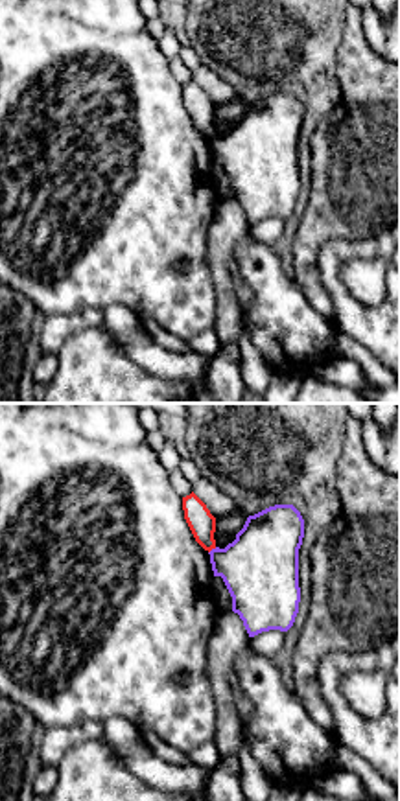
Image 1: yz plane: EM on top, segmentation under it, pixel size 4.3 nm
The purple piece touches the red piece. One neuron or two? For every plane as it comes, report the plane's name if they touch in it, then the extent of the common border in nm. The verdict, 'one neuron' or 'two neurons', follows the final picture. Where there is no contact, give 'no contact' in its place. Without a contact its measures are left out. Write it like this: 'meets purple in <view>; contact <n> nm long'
meets purple in yz; contact 50 nm long

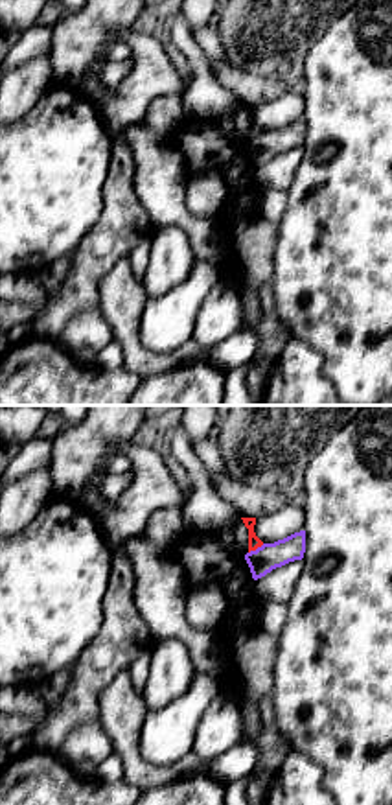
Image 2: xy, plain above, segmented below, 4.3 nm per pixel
meets purple in xy; contact 80 nm long

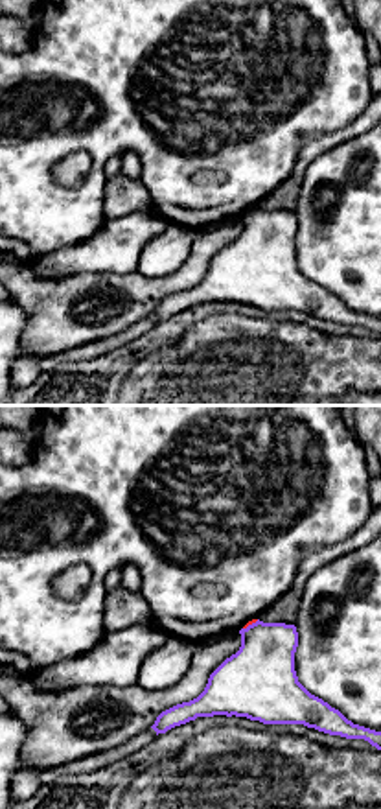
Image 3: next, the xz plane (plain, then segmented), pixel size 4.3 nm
meets purple in xz; contact 80 nm long

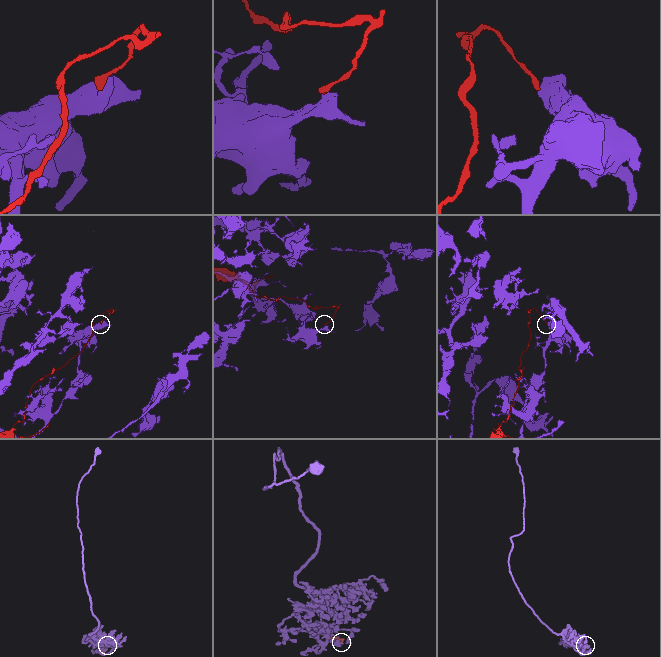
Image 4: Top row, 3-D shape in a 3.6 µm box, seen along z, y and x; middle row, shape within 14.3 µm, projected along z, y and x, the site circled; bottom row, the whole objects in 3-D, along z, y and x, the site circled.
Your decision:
two neurons

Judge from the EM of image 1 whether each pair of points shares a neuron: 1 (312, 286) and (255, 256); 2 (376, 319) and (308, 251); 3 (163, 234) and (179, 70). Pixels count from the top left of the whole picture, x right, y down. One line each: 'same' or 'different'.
1: different
2: different
3: different

